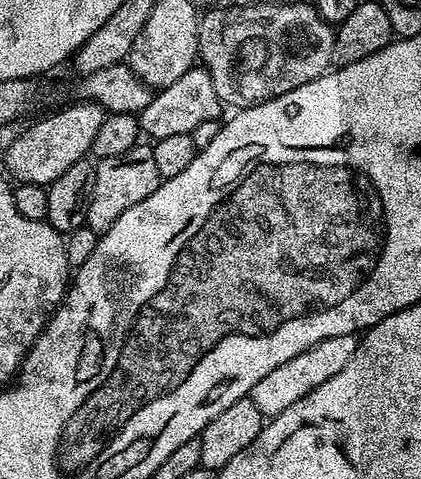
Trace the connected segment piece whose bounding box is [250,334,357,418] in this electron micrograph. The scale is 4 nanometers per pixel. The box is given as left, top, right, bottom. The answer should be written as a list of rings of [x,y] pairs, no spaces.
[[[342,334],[338,338],[326,338],[322,342],[310,346],[310,350],[302,350],[302,354],[290,358],[290,362],[282,362],[282,366],[270,370],[270,374],[266,374],[266,378],[262,378],[258,385],[252,388],[250,399],[266,418],[282,414],[282,410],[294,406],[294,402],[298,402],[298,398],[306,398],[306,394],[310,394],[310,390],[314,390],[317,386],[322,386],[322,382],[334,378],[334,374],[338,374],[338,370],[342,370],[342,366],[346,366],[346,362],[350,362],[356,349],[356,341],[356,336]]]

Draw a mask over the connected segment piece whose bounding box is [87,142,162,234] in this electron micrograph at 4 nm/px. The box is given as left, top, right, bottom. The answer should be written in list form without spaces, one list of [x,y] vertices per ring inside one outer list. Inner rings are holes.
[[[137,142],[126,154],[114,154],[114,158],[96,160],[96,173],[94,174],[94,190],[90,198],[87,227],[92,228],[97,234],[110,230],[130,206],[138,206],[162,183],[158,174],[158,166],[154,162],[154,150],[148,142]]]

